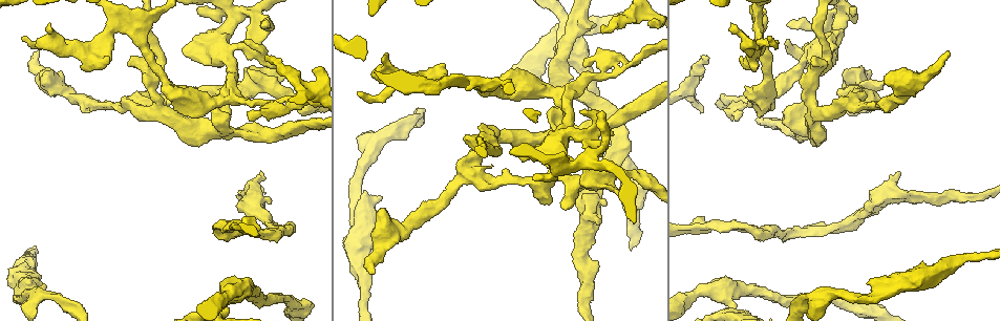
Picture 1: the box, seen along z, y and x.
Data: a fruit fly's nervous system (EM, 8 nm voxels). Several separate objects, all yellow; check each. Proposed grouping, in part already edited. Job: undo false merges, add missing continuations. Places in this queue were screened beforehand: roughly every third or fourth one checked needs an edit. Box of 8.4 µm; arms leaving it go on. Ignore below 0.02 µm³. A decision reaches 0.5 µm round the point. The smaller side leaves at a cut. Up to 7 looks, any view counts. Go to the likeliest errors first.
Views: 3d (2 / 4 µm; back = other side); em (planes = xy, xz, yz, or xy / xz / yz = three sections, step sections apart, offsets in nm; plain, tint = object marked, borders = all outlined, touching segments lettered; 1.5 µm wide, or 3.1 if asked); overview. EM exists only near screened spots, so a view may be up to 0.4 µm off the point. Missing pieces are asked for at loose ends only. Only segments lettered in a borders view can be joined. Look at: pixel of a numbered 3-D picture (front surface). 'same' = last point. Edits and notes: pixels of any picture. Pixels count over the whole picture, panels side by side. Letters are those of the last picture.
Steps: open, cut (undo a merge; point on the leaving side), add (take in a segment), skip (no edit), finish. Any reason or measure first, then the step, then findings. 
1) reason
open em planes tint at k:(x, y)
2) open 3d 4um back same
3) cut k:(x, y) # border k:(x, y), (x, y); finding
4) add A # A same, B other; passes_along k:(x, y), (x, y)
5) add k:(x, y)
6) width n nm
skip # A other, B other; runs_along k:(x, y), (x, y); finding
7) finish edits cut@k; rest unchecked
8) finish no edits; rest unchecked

branch stops here
open em planes plain at 1:(701, 58)

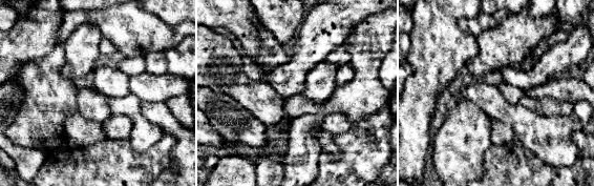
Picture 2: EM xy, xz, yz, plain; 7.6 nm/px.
where the object lies
open em planes tint same

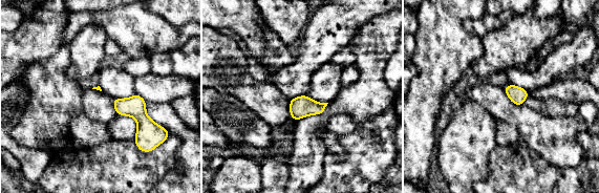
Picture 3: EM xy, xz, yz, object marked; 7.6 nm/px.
see the neighbours
open em planes borders same

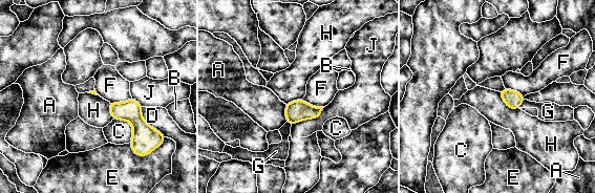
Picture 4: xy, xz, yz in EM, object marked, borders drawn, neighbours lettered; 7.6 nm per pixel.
skip # A other, B other, C other, D other, E other, F other, G other, H other, J other; border 4:(497, 91), (509, 107), (518, 109); none of them fits

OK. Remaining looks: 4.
free end
open 3d 2um at 1:(290, 111)

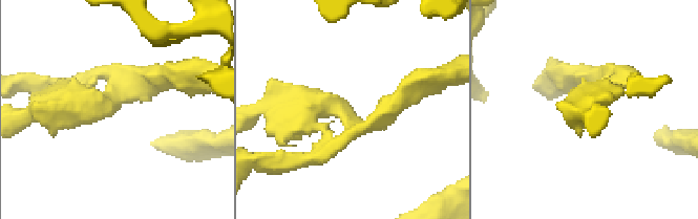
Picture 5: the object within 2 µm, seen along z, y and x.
open em xy step 4 borders at 5:(352, 114)

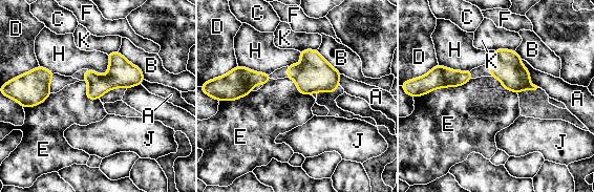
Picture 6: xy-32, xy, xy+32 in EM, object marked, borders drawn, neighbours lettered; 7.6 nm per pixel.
width 90 nm
skip # A other, B other, C other, D other, E other, F other, H other, J other, K other; border 6:(106, 54), (105, 75), (87, 69); no lettered segment goes on from it

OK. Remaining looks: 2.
thick turns thin
open 3d 4um at 1:(726, 299)

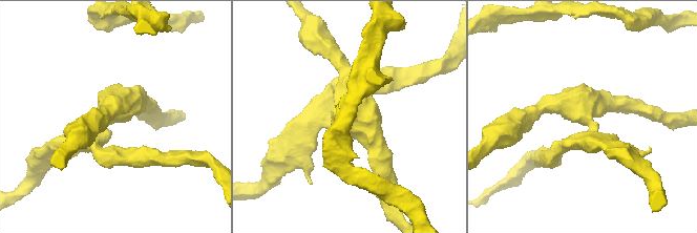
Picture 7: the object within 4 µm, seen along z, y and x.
open em planes borders at 7:(584, 115)

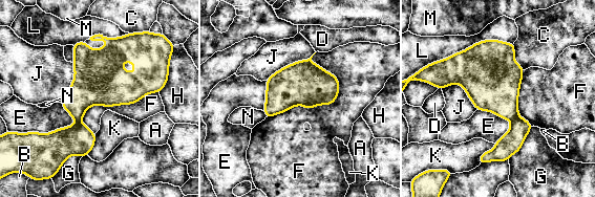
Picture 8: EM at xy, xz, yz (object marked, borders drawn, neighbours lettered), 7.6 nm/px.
arms 3
cut 8:(496, 91) # A other, B other, C other, D other, E other, F other, G other, H other, J other, K other, L other, M other, N other; border 8:(516, 115), (511, 121); a second cell is stuck on

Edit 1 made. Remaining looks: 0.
finish edits cut@8; rest unchecked

